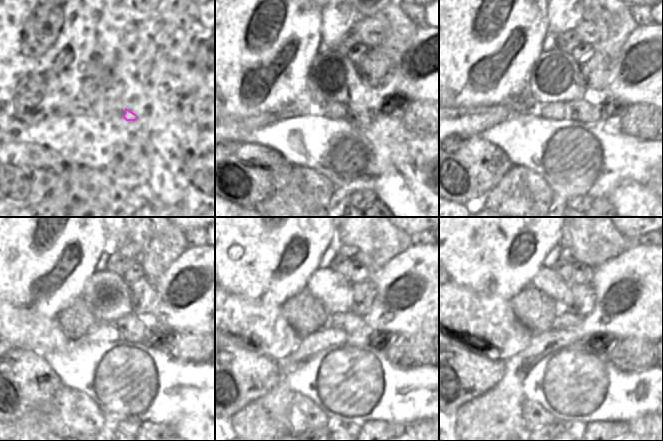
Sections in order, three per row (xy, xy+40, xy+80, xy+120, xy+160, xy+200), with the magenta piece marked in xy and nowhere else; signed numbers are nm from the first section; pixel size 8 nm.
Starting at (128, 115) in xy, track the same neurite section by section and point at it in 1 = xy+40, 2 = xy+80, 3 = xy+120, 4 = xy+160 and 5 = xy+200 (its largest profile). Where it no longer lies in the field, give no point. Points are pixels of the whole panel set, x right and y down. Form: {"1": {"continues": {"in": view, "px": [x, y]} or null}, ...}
{"1": {"continues": {"in": "xy+40", "px": [360, 114]}}, "2": {"continues": {"in": "xy+80", "px": [588, 110]}}, "3": {"continues": {"in": "xy+120", "px": [133, 330]}}, "4": {"continues": {"in": "xy+160", "px": [357, 331]}}, "5": {"continues": {"in": "xy+200", "px": [565, 319]}}}

